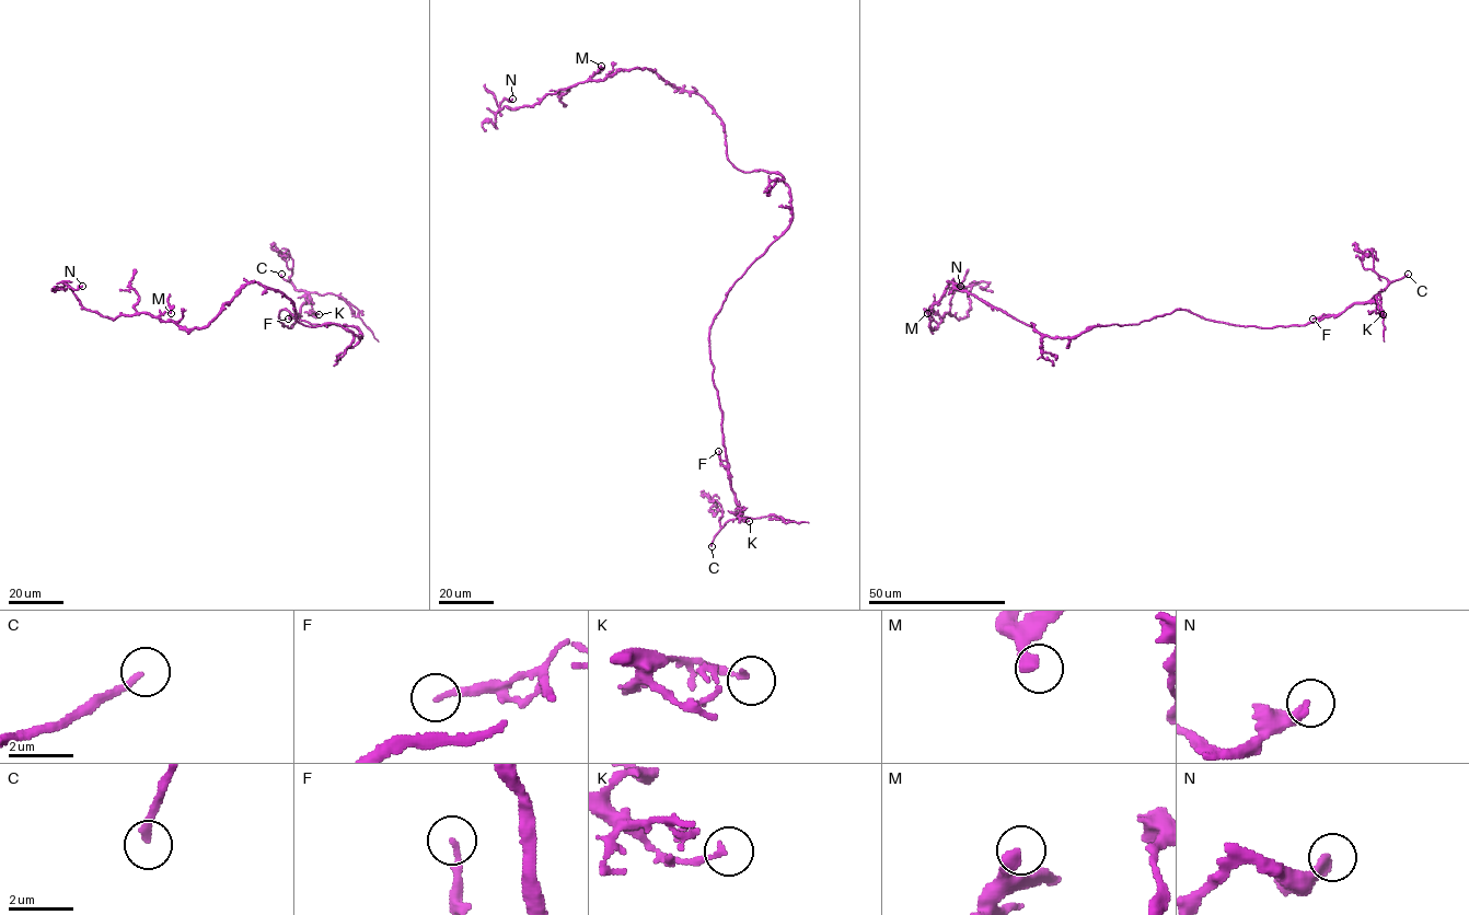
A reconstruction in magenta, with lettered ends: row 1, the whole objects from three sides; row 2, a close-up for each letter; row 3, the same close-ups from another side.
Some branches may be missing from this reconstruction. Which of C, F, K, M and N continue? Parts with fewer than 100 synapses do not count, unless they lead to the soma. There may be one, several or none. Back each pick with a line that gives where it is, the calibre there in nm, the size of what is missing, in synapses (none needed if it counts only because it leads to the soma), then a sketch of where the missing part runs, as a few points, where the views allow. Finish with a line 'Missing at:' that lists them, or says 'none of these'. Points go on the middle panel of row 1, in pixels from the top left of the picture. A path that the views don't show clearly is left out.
C: (712, 546) | 240 nm | (712, 546), (696, 575)
Missing at: C

